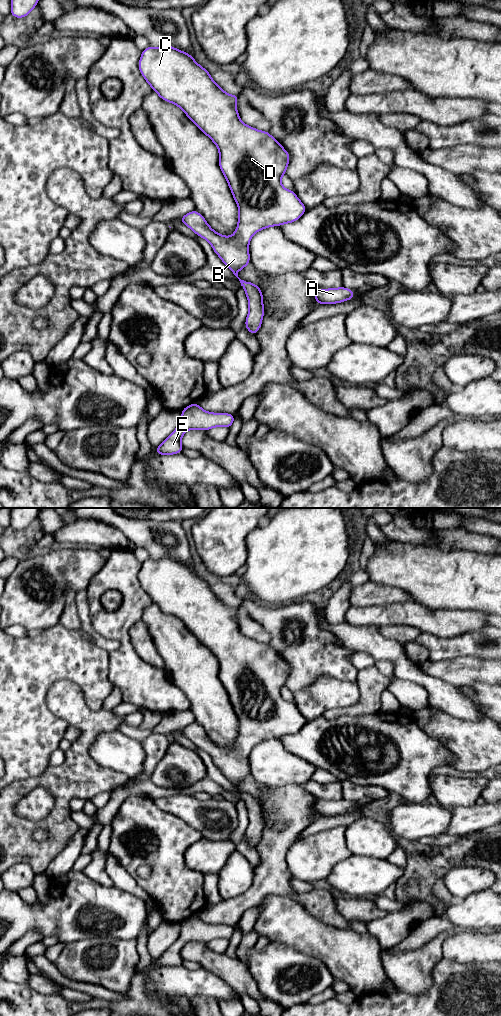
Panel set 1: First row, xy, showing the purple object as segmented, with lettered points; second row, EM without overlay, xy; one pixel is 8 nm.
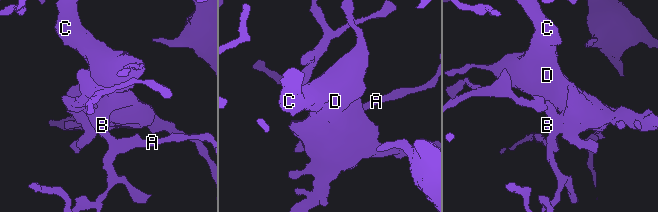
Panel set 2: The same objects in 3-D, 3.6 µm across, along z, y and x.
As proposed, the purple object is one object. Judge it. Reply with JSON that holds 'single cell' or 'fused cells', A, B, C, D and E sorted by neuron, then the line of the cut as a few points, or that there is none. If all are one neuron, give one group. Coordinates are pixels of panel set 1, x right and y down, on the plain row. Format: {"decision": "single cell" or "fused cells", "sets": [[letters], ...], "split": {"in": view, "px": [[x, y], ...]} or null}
{"decision": "single cell", "sets": [["A", "B", "C", "D", "E"]], "split": null}

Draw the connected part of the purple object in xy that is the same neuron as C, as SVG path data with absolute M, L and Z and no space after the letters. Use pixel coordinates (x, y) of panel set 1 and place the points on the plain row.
M165 557L165 558L162 558L162 559L159 559L159 560L154 560L154 559L152 559L152 558L148 558L145 562L143 562L142 563L142 566L141 566L141 570L140 570L140 572L139 572L139 574L138 574L138 579L139 579L139 582L140 582L140 584L141 584L141 586L142 586L142 588L144 589L144 591L147 593L147 595L151 598L151 600L153 601L153 603L155 603L159 608L160 608L160 610L162 611L162 612L164 612L164 613L167 613L167 614L169 614L169 615L173 615L173 616L175 616L175 617L177 617L180 621L182 621L183 622L183 624L187 627L187 629L204 645L204 646L206 646L213 654L214 654L214 656L218 659L218 662L219 662L219 679L220 679L220 681L221 681L221 683L222 683L222 685L223 685L223 687L225 688L225 690L226 690L226 692L227 692L227 695L228 695L228 697L229 697L229 699L230 699L230 702L231 702L231 704L232 704L232 707L233 707L233 709L234 709L234 713L237 715L237 717L238 717L238 720L239 720L239 727L238 727L238 736L237 736L237 741L235 742L235 744L234 744L234 746L232 747L232 748L228 748L228 749L226 749L226 748L223 748L223 747L221 747L220 745L217 745L217 744L215 744L209 737L208 737L208 735L206 734L206 732L205 732L205 730L197 723L197 722L194 722L194 723L192 723L192 724L189 724L189 725L187 725L186 727L184 727L183 729L181 729L181 730L179 730L179 732L183 735L183 736L185 736L186 738L188 738L192 743L194 743L195 744L195 746L196 747L198 747L198 748L200 748L200 749L202 749L202 750L204 750L205 752L207 752L209 755L210 755L210 757L212 758L212 760L213 760L213 762L214 762L214 764L220 769L220 771L223 773L223 775L232 783L232 785L239 791L239 793L240 793L240 795L241 795L241 798L244 800L244 802L245 802L245 805L246 805L246 807L247 807L247 811L248 811L248 816L249 816L249 824L248 824L248 827L247 827L247 829L246 829L246 832L245 832L245 838L246 838L246 840L247 840L247 842L248 842L248 844L249 845L251 845L251 846L253 846L253 847L256 847L256 845L258 844L258 842L260 841L260 839L261 839L261 836L262 836L262 831L263 831L263 829L264 829L264 818L263 818L263 806L262 806L262 804L261 804L261 802L260 802L260 799L258 798L258 797L255 797L255 796L253 796L253 795L251 795L251 794L248 794L248 793L244 793L244 792L241 792L239 789L238 789L238 783L240 782L240 781L243 781L244 779L246 779L248 776L250 776L250 768L249 768L249 754L250 754L250 752L251 752L251 749L255 746L255 745L257 745L258 743L260 743L260 742L262 742L262 741L265 741L265 740L268 740L268 739L272 739L272 738L281 738L282 736L286 736L286 735L292 735L292 734L295 734L295 733L297 733L305 724L306 724L306 722L307 722L307 720L305 719L305 717L299 712L299 710L296 708L296 706L295 706L295 704L294 703L291 703L291 702L288 702L288 701L285 701L283 698L282 698L282 696L281 696L281 689L283 688L283 687L285 687L286 686L286 681L287 681L287 677L289 676L289 673L290 673L290 668L289 668L289 665L282 659L282 657L273 649L273 648L271 648L269 645L268 645L268 643L260 643L260 642L257 642L257 641L255 641L255 640L253 640L253 639L251 639L251 638L249 638L249 637L246 637L246 636L244 636L241 632L240 632L240 630L239 630L239 626L238 626L238 623L237 623L237 620L236 620L236 615L237 615L237 613L239 612L239 607L230 607L230 606L227 606L216 594L214 594L213 593L213 591L211 590L211 587L210 587L210 585L205 581L205 580L203 580L202 578L200 578L195 572L194 572L194 570L190 567L190 566L188 566L188 565L185 565L185 564L183 564L183 563L181 563L181 562L179 562L179 561L176 561L176 560L174 560L174 559L172 559L172 558L169 558L169 557Z

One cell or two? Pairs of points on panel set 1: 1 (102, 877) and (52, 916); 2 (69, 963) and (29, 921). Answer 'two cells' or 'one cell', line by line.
1: two cells
2: two cells

